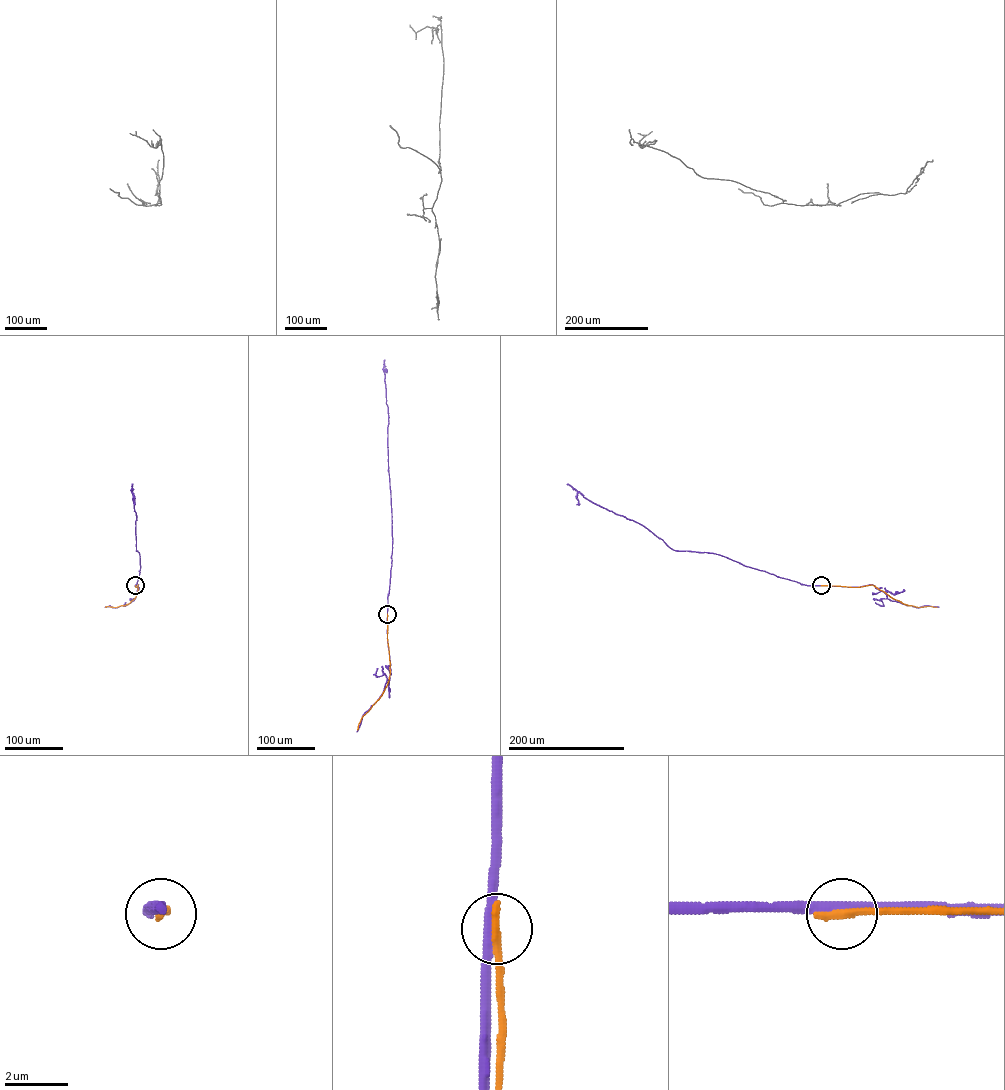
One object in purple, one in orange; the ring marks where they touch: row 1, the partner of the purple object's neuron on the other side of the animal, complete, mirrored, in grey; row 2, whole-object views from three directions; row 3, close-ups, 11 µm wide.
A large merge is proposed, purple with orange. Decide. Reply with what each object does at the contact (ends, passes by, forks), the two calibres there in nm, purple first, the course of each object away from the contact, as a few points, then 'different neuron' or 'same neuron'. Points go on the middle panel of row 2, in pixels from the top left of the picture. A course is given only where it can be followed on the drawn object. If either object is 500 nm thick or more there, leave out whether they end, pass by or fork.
purple passes by; orange ends; calibres 320 and 320 nm; course purple (387, 614), (392, 539), (384, 371), (387, 369); course orange (387, 614), (389, 680), (357, 729); different neuron

